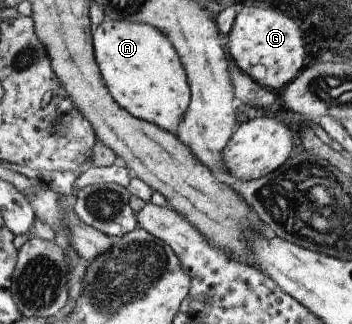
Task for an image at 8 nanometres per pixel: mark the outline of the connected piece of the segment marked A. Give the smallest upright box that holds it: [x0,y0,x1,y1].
[94,18,192,131]

